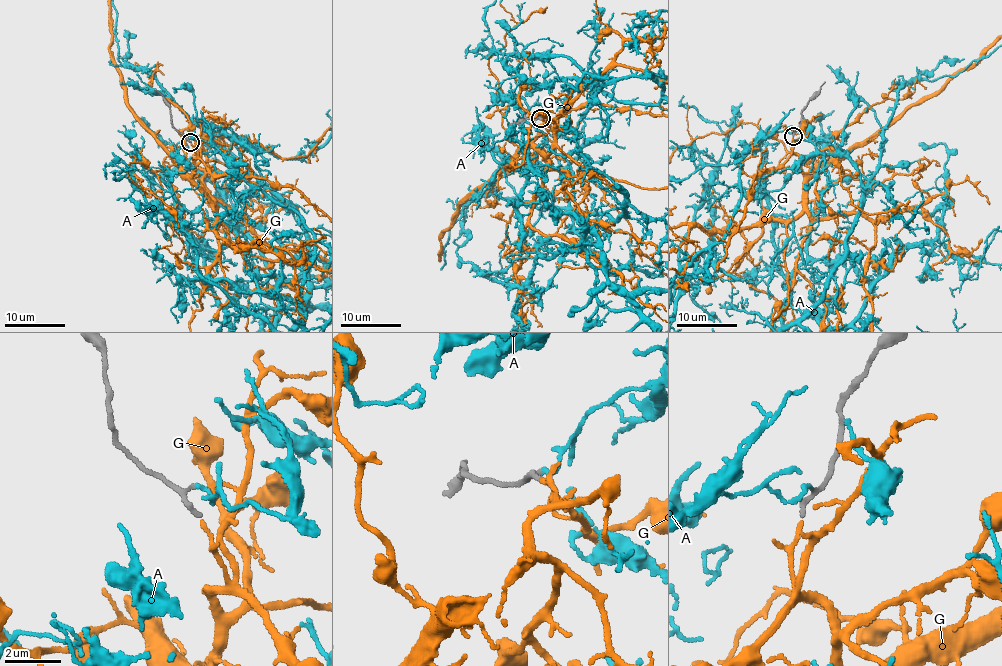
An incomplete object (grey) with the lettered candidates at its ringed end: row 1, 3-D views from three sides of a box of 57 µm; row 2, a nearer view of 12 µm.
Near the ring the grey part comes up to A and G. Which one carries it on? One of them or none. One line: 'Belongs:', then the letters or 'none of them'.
Belongs: G

